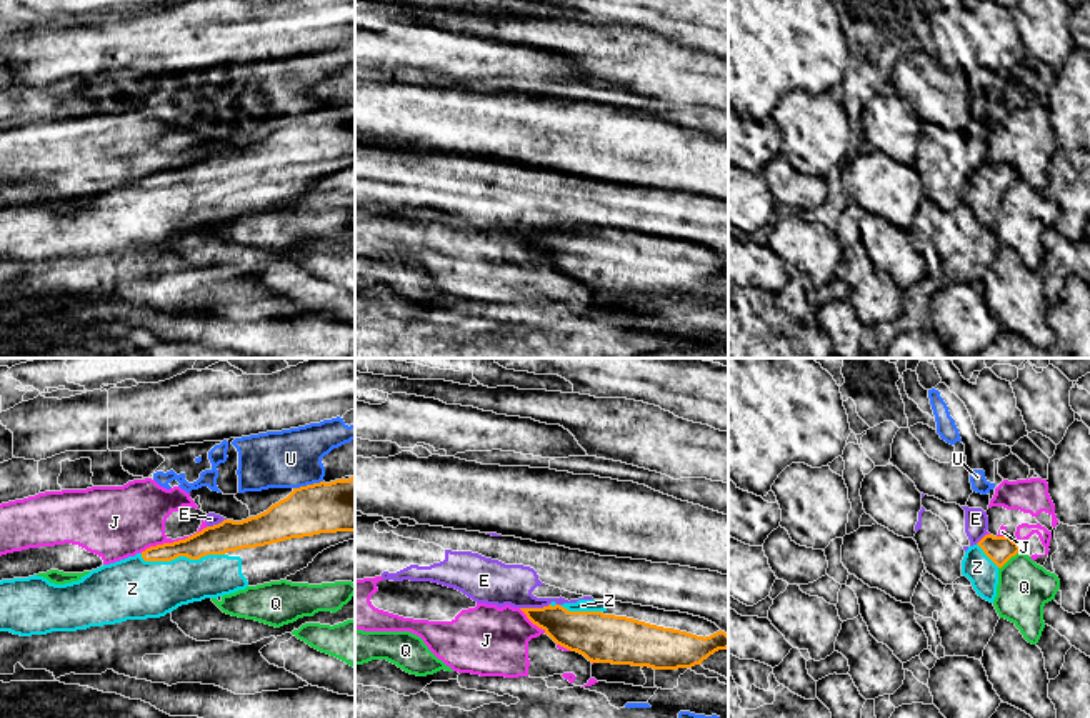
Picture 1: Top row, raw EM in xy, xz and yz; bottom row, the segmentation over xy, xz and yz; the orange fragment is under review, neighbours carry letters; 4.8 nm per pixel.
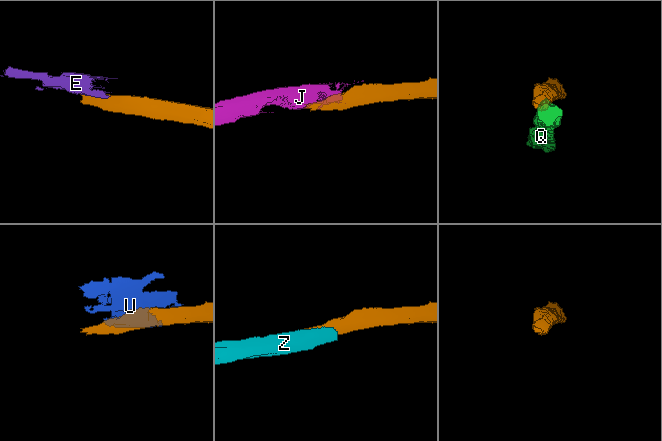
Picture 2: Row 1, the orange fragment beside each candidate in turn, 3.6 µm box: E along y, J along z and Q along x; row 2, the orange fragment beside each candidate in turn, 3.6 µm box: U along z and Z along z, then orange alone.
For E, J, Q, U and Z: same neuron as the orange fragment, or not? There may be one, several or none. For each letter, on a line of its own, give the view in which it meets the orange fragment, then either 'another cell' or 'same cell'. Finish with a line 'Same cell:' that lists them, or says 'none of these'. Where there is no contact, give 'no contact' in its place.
E: contact in xz; another cell
J: contact in xy; another cell
Q: contact in yz; another cell
U: contact in xy; another cell
Z: contact in xy; same cell
Same cell: Z

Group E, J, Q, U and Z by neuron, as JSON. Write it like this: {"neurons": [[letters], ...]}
{"neurons": [["E"], ["J", "U"], ["Q"], ["Z"]]}

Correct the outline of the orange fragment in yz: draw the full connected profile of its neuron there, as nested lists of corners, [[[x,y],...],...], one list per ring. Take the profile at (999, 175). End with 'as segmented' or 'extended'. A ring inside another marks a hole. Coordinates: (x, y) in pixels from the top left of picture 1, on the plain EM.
[[[985,162],[977,172],[968,173],[965,178],[962,202],[972,208],[978,223],[993,230],[998,197],[1018,178],[1018,170],[1010,163]]]; extended

